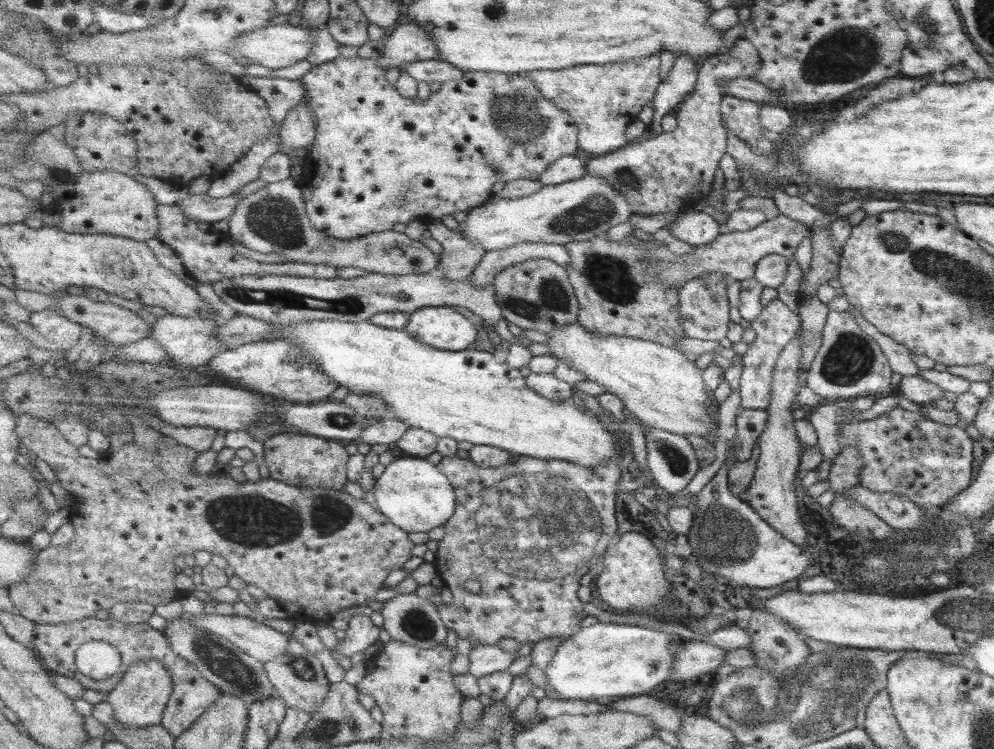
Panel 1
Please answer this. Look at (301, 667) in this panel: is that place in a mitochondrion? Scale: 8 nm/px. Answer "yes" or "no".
yes

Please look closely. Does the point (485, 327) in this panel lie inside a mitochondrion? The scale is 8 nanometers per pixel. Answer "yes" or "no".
no

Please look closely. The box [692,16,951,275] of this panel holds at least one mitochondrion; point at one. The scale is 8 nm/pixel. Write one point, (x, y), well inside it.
(847, 61)

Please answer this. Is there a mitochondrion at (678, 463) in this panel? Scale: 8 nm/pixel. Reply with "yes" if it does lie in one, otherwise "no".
yes

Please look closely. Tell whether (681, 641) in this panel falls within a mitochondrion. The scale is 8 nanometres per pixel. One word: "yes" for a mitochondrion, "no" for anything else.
no

